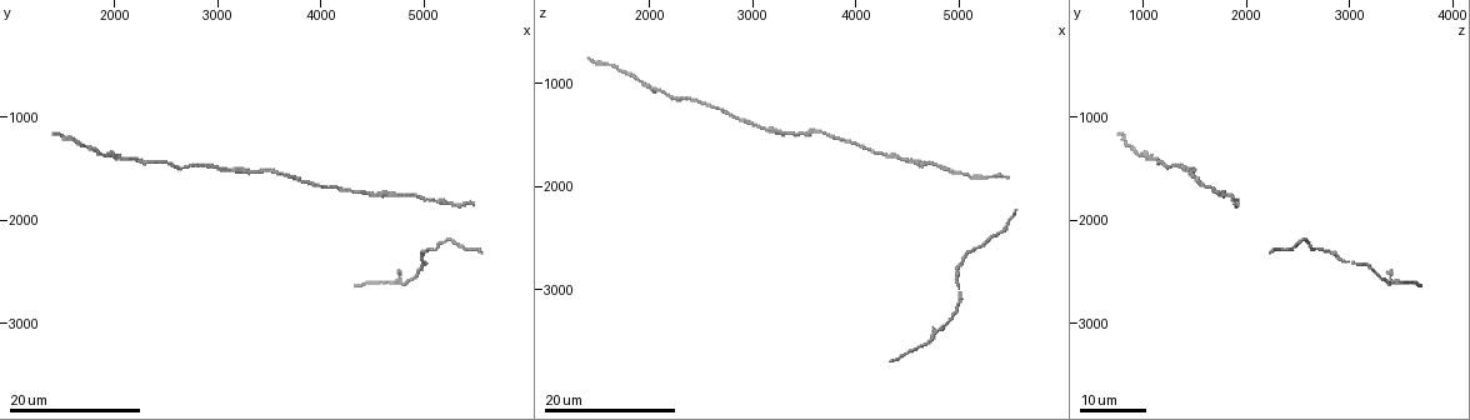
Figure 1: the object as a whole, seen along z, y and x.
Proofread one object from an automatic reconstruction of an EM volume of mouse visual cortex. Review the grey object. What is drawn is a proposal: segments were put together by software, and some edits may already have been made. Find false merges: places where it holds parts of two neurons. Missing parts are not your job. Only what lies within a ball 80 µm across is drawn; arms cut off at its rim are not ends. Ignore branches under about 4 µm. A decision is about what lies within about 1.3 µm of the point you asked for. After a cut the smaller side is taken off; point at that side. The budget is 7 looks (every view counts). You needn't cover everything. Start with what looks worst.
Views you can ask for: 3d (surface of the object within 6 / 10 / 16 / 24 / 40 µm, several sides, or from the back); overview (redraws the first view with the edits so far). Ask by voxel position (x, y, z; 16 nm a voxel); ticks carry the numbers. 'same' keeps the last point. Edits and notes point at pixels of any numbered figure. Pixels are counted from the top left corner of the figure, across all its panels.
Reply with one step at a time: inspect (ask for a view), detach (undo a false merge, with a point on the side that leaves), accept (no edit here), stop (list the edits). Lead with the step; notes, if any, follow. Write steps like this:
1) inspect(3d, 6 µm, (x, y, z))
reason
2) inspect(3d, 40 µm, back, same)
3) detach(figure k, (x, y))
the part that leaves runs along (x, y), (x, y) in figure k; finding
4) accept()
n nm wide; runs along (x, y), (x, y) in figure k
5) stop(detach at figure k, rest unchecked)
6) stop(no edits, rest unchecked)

inspect(3d, 16 µm, (3160, 1540, 1480))
thick turns thin

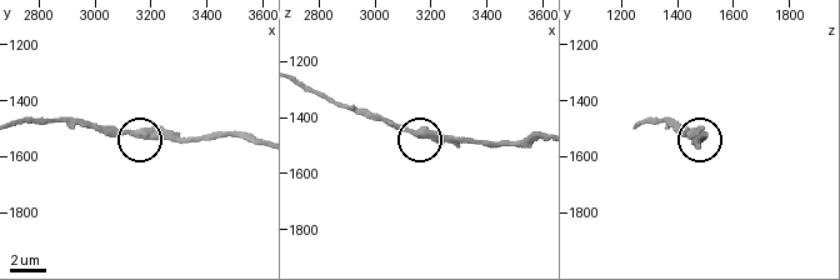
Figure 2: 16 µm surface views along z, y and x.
inspect(3d, 6 µm, (3160, 1520, 1450))
zoom in

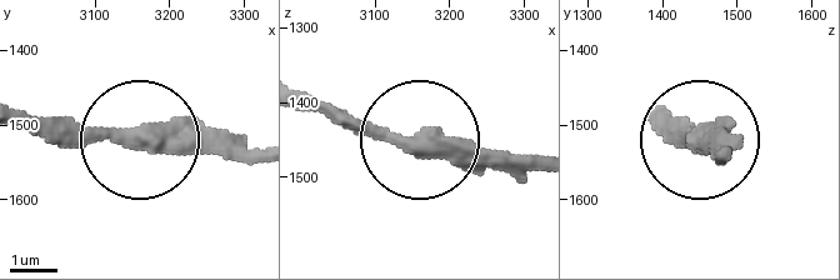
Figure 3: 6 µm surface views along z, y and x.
inspect(3d, 6 µm, back, (3165, 1515, 1455))
from behind

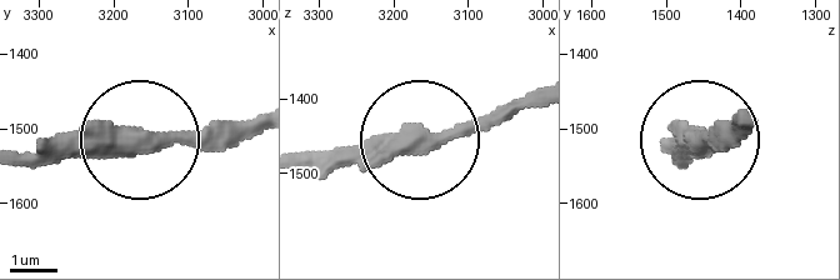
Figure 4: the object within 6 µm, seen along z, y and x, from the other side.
accept()
400 nm wide; runs along (24, 148), (259, 135) in figure 4; one neuron here

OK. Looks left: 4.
inspect(3d, 16 µm, (4640, 1760, 1780))

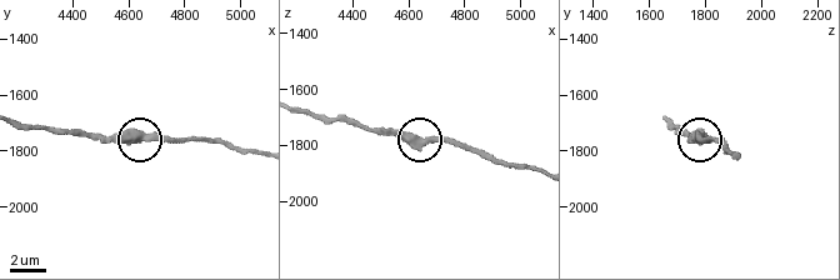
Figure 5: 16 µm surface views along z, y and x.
inspect(3d, 10 µm, (4650, 1740, 1770))

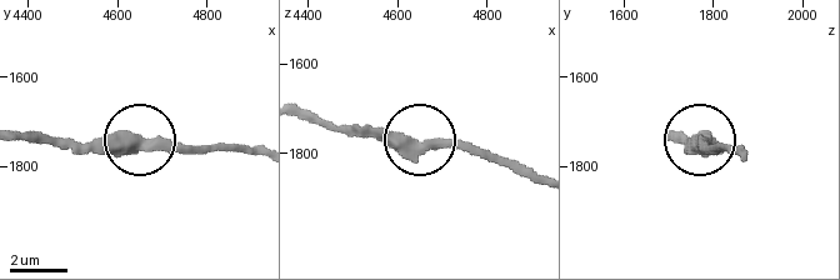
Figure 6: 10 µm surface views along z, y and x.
accept()
side arm 61 µm; runs along (406, 145), (495, 153) in figure 6; all the same neuron

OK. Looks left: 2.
inspect(3d, 16 µm, (5000, 2300, 2760))
sudden change in width

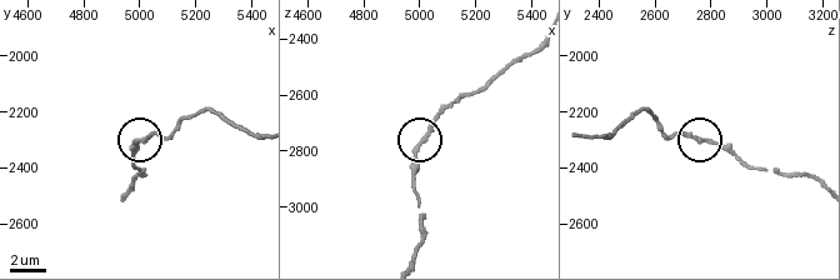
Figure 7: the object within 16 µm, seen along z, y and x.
inspect(3d, 6 µm, (5020, 2310, 2770))
closer look

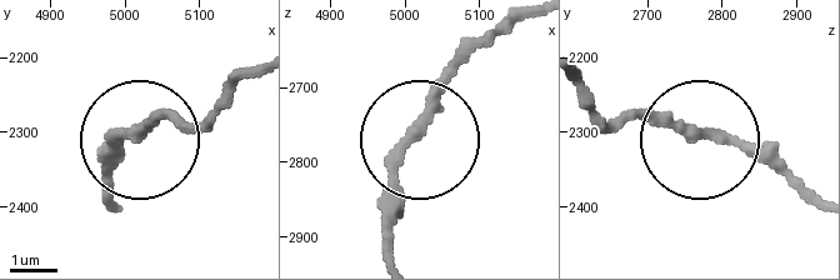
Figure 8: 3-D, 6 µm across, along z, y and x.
accept()
continuous, no second neuron

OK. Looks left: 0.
stop(no edits, rest unchecked)

